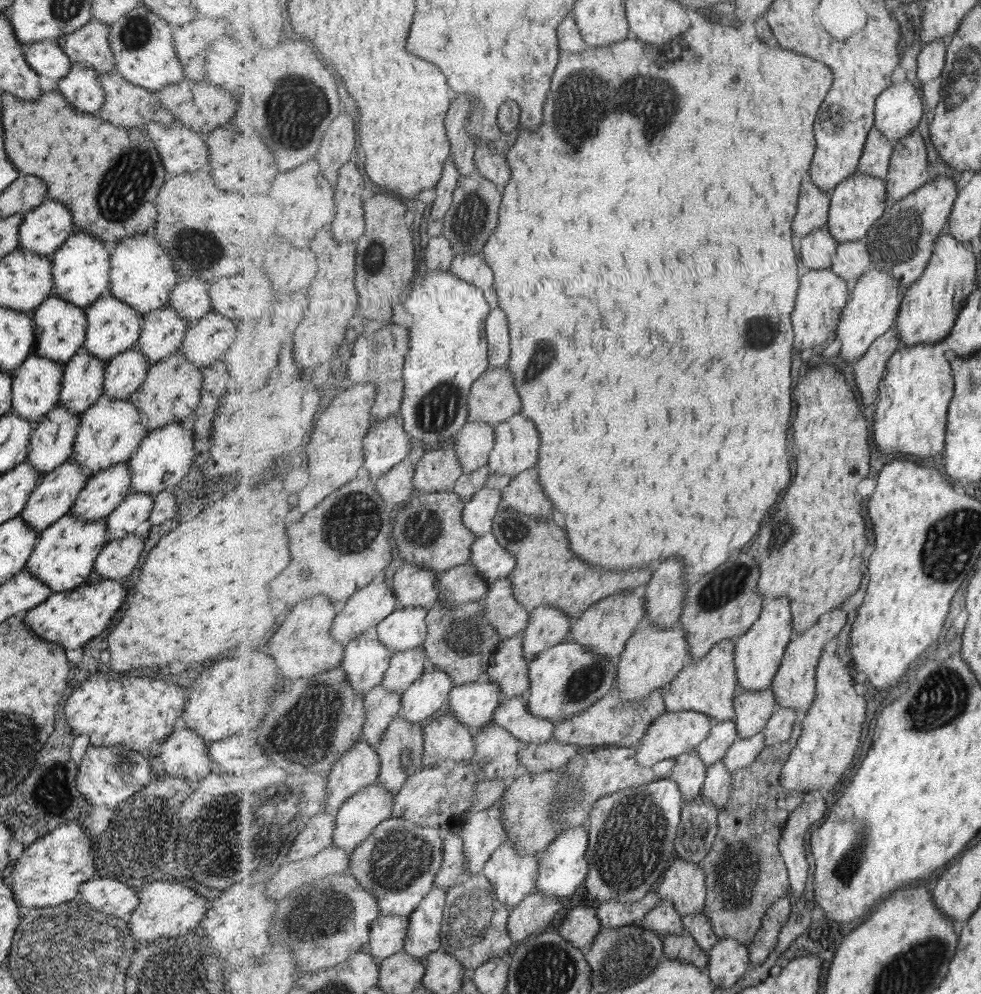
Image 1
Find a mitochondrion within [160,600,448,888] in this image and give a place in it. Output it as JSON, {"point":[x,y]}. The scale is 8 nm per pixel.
{"point":[316,725]}

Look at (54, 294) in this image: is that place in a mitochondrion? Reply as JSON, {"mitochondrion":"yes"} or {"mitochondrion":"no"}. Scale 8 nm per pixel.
{"mitochondrion":"no"}

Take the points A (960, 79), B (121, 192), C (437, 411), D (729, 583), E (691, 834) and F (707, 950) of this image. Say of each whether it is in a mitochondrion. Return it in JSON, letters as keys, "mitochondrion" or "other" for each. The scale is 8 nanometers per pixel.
{"A":"mitochondrion","B":"mitochondrion","C":"mitochondrion","D":"mitochondrion","E":"mitochondrion","F":"other"}

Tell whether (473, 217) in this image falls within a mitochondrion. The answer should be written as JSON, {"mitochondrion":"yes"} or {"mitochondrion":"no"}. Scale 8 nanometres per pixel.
{"mitochondrion":"yes"}

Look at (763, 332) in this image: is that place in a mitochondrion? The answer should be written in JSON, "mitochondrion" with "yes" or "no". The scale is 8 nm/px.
{"mitochondrion":"yes"}

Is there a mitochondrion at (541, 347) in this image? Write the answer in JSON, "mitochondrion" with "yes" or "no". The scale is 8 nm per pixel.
{"mitochondrion":"yes"}

